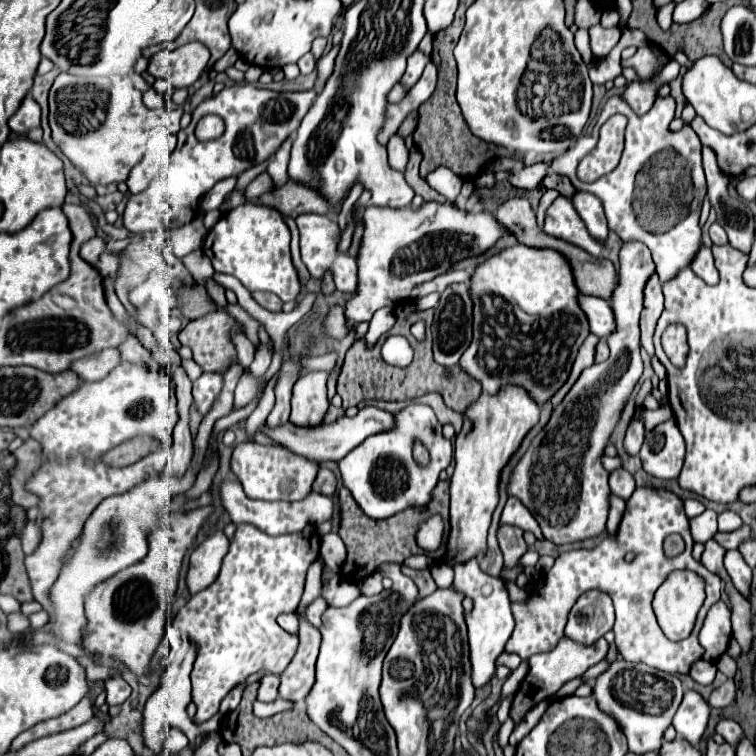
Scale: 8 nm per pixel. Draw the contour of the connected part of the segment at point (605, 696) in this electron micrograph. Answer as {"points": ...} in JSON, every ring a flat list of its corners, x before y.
{"points":[[618,658,608,666,606,672,602,672,594,680,592,686,592,696,596,698,600,710,616,720,616,724,628,738,628,750,634,754,646,754,660,748,662,734,672,724,672,716,682,702,682,694,684,690,678,676,650,668,646,664,634,664]]}

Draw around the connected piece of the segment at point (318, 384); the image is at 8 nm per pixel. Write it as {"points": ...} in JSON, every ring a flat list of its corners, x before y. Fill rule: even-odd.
{"points":[[308,372,294,384,292,414,290,422,296,426,318,426,328,412,326,398,326,378,328,372]]}

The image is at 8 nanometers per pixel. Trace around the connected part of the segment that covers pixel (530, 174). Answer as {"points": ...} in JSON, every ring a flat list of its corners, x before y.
{"points":[[538,162,538,164,532,164,532,166,524,166,520,170,512,170,508,180,514,188,524,188,524,190,532,190,532,188,538,188,542,178,546,176,546,164]]}

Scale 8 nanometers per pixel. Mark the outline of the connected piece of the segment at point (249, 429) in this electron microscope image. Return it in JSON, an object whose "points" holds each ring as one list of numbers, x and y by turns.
{"points":[[277,372,272,377,272,380,270,380,270,382,268,383,268,386,264,392,262,399,258,403,255,410,246,420,245,428,248,436,254,435,259,426,266,422,266,419,274,406,275,403,274,386,276,384,276,380,278,379,278,374,279,372]]}

